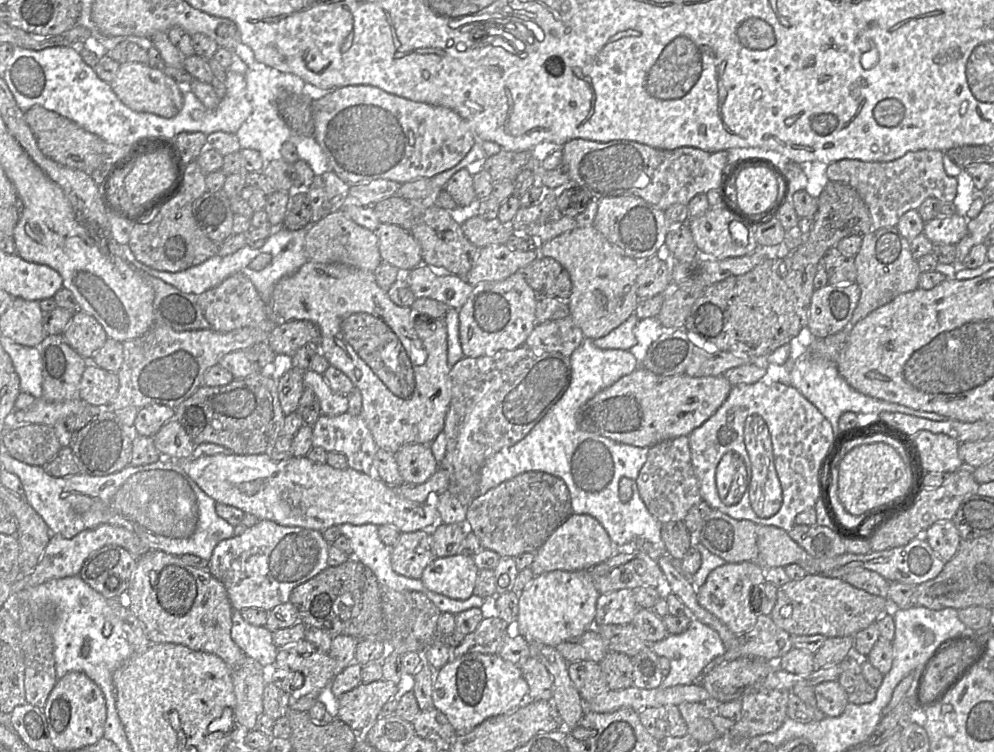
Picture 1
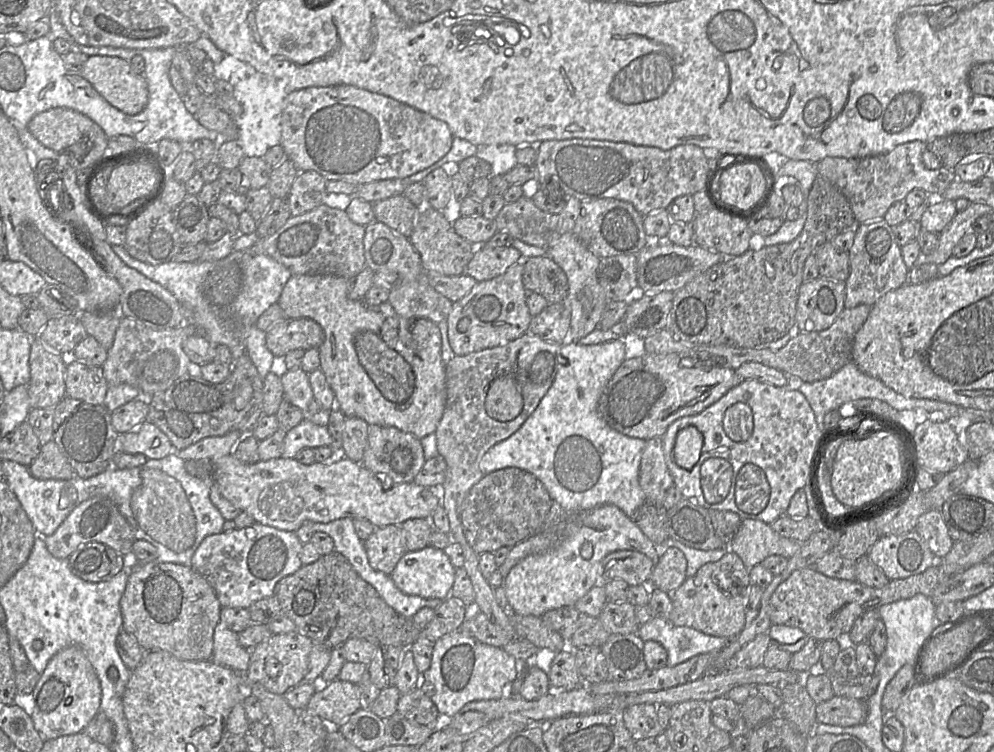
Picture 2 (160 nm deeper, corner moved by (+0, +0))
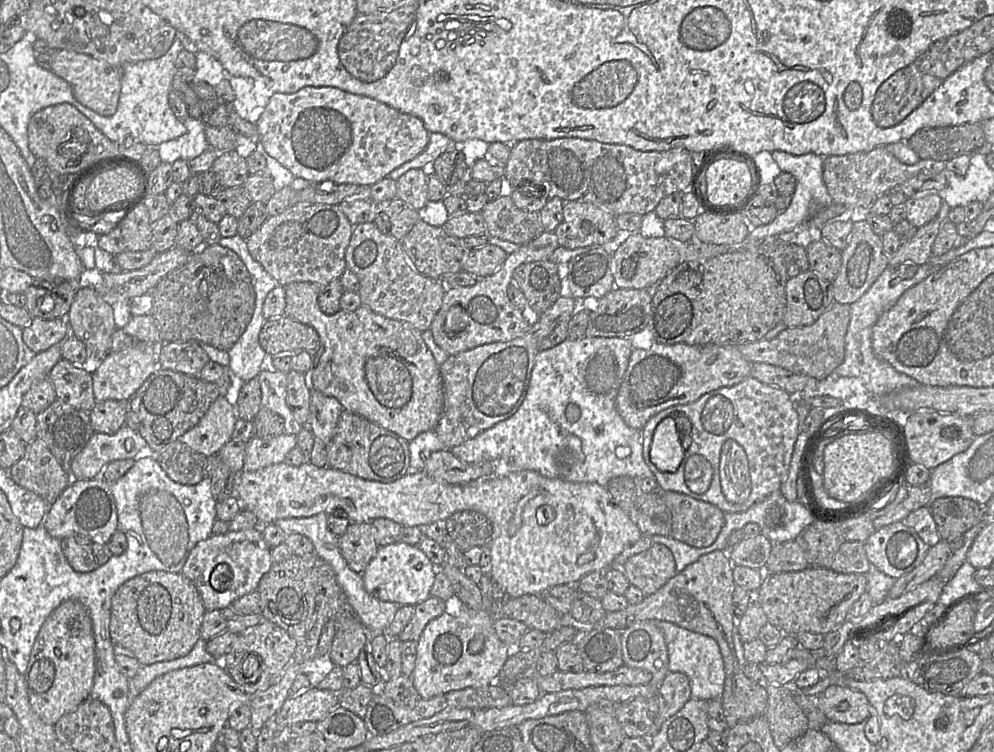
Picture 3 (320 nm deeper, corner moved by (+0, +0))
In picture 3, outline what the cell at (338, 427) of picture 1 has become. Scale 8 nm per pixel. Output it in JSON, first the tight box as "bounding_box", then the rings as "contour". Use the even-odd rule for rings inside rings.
{"bounding_box":[243,433,296,471],"contour":[[[283,433],[268,439],[252,437],[246,442],[243,471],[284,463],[287,454],[296,446],[296,435]]]}

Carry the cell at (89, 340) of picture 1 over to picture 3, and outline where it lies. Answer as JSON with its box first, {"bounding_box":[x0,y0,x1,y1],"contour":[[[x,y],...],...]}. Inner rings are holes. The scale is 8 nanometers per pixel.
{"bounding_box":[22,317,70,353],"contour":[[[67,317],[56,319],[32,318],[22,328],[22,338],[33,353],[47,350],[56,343],[63,341],[70,334]]]}

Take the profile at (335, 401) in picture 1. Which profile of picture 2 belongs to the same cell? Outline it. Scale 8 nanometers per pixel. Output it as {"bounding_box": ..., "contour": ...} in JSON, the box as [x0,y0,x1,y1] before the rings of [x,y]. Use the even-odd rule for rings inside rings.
{"bounding_box":[280,368,330,426],"contour":[[[301,368],[280,370],[280,378],[284,389],[284,399],[299,408],[304,419],[316,425],[327,426],[330,412],[317,404],[308,373]]]}

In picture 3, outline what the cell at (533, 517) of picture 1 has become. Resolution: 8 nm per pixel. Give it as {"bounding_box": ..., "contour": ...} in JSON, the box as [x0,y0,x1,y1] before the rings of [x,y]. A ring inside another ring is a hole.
{"bounding_box":[446,510,493,550],"contour":[[[465,510],[452,514],[446,520],[448,535],[462,550],[472,547],[487,547],[493,527],[489,519],[476,511]]]}

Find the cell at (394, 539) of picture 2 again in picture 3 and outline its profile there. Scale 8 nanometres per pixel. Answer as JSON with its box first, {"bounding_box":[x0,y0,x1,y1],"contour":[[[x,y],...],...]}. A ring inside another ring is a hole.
{"bounding_box":[339,523,379,574],"contour":[[[350,523],[339,537],[339,548],[350,569],[362,574],[379,548],[371,523]]]}

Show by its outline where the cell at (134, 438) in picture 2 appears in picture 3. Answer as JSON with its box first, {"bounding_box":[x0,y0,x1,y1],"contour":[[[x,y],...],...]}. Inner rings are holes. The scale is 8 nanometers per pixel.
{"bounding_box":[70,425,147,480],"contour":[[[124,425],[113,434],[94,432],[70,465],[73,480],[90,480],[100,476],[104,467],[116,460],[135,458],[147,447],[145,439]]]}

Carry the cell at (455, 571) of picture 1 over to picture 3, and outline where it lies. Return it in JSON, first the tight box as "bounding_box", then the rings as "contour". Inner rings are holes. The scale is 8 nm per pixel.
{"bounding_box":[362,541,437,606],"contour":[[[399,541],[379,546],[362,577],[365,590],[375,598],[400,605],[415,606],[431,596],[430,590],[436,571],[437,567],[417,546]]]}

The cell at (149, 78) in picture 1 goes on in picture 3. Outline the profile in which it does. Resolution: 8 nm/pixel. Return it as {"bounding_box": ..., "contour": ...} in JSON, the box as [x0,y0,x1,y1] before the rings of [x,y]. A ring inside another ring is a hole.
{"bounding_box":[51,49,121,116],"contour":[[[67,49],[54,50],[51,69],[53,73],[67,81],[78,102],[102,116],[113,115],[118,107],[121,93],[121,72],[104,60]]]}

